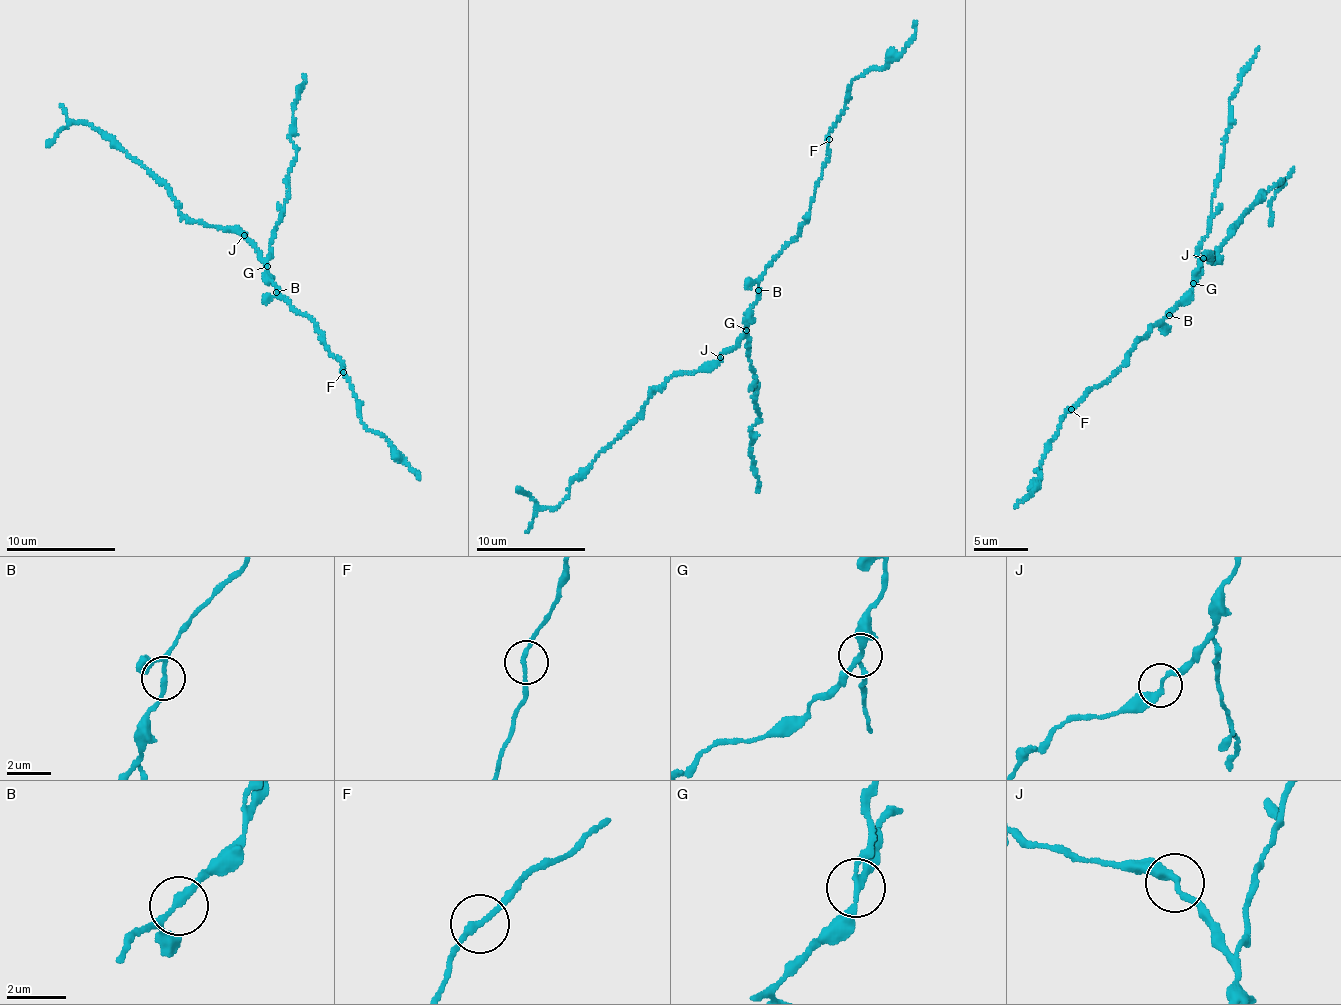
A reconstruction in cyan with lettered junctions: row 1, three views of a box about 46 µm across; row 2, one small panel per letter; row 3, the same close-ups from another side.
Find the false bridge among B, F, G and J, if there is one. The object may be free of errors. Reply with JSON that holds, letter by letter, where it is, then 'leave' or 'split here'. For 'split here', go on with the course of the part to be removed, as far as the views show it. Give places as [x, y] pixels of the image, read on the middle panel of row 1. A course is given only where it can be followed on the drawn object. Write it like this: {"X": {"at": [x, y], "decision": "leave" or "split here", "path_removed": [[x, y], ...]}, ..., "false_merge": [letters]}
{"B": {"at": [758, 290], "decision": "leave"}, "F": {"at": [829, 139], "decision": "leave"}, "G": {"at": [746, 330], "decision": "split here", "path_removed": [[747, 330], [746, 353], [760, 416], [752, 428], [750, 444], [751, 467], [760, 486], [756, 492]]}, "J": {"at": [720, 357], "decision": "leave"}, "false_merge": ["G"]}

